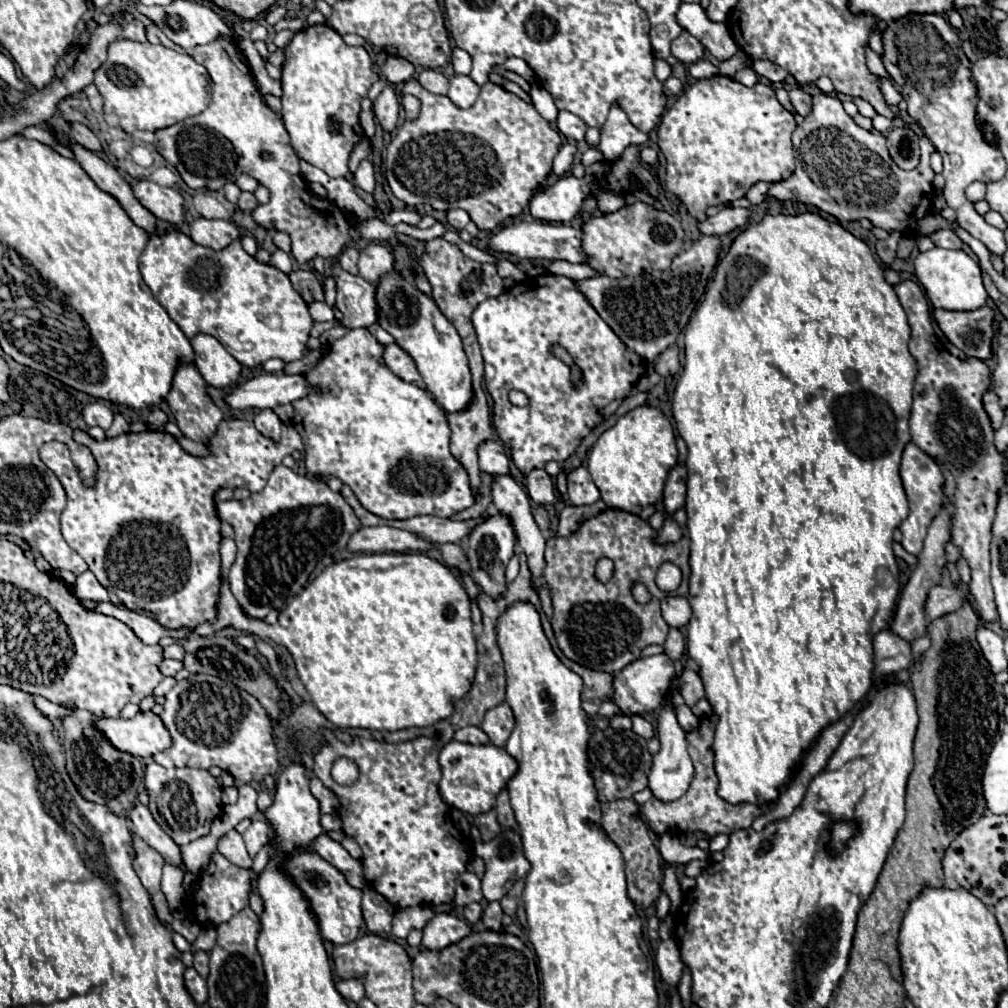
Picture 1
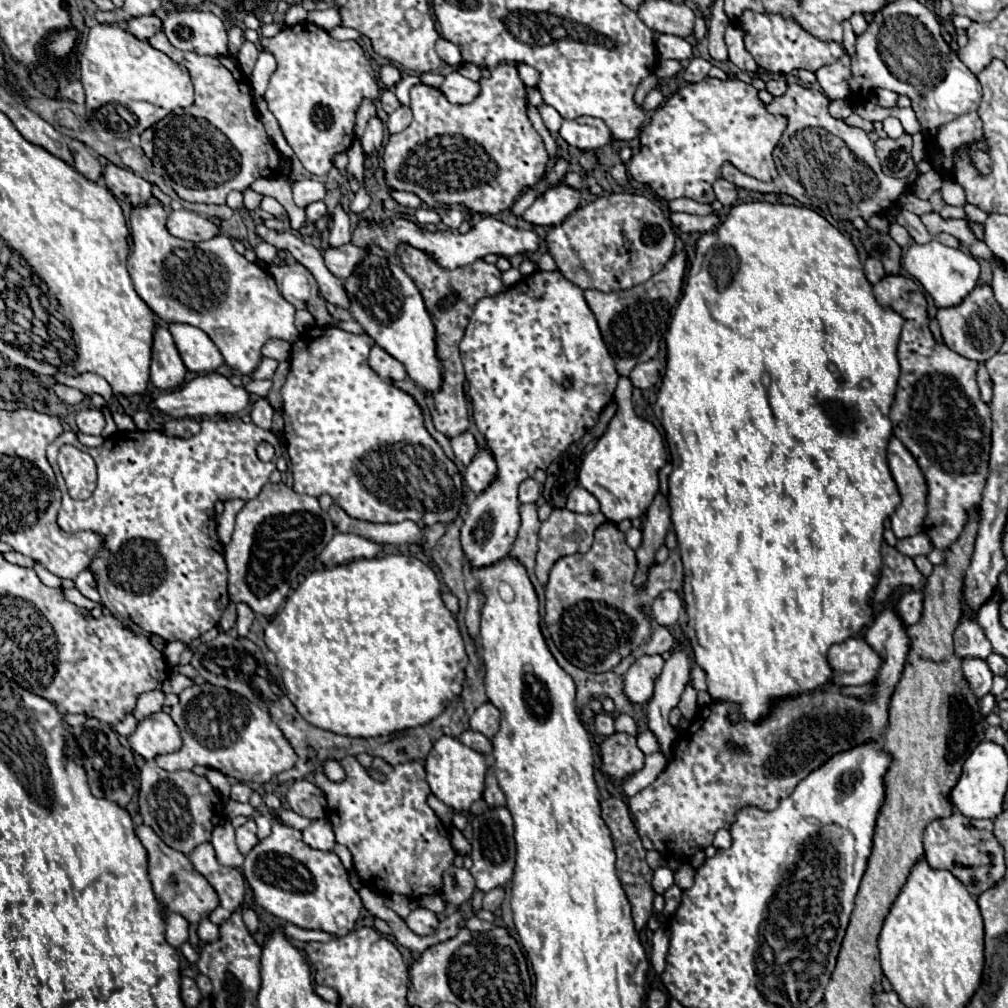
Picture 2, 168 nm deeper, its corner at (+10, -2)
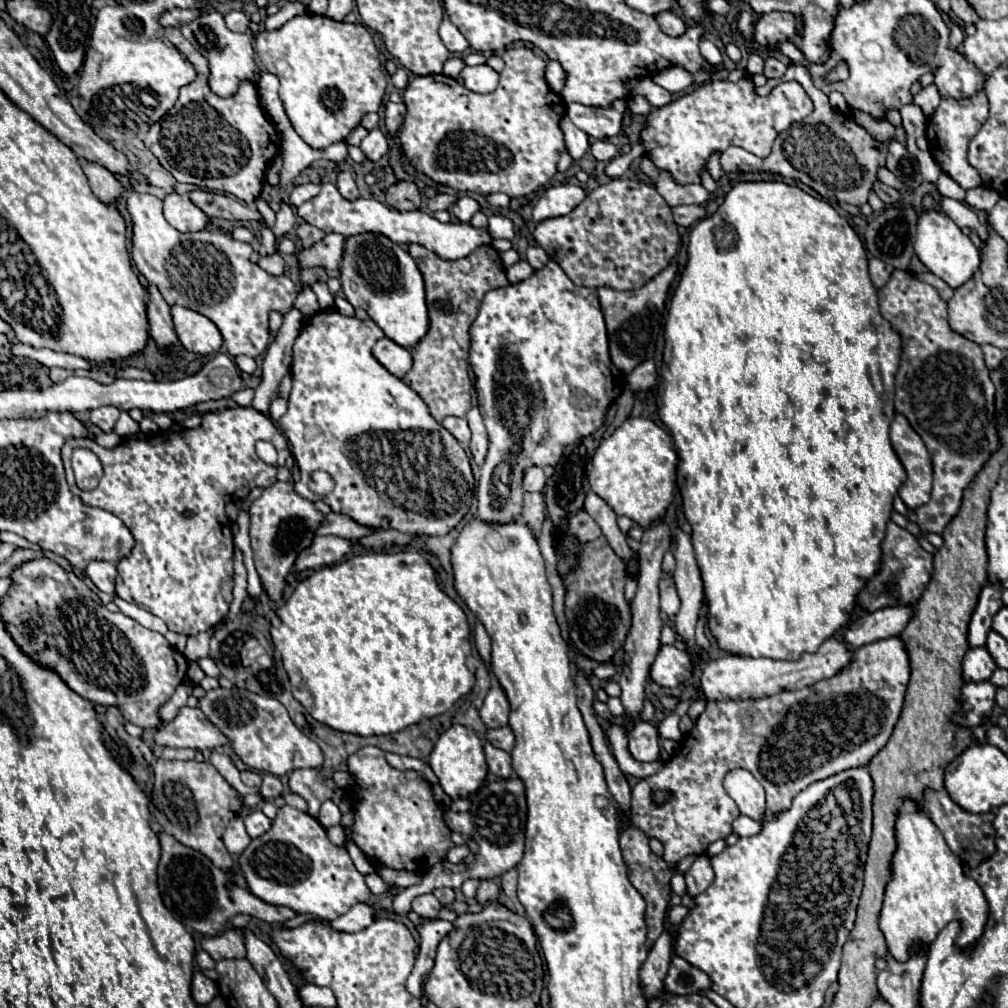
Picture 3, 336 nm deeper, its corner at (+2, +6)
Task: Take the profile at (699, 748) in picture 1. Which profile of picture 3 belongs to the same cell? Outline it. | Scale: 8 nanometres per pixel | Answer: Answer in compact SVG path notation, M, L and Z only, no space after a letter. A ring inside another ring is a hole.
M891 636L861 646L859 650L855 650L851 662L845 668L841 668L833 678L821 680L803 690L793 690L793 692L785 690L775 696L759 700L707 702L693 730L685 736L681 750L675 756L671 756L657 774L643 778L633 788L631 824L641 832L645 832L647 836L655 836L663 842L665 846L663 860L671 870L675 870L677 864L689 854L705 854L711 842L733 834L737 806L723 788L723 776L735 768L745 768L749 772L755 772L755 778L763 784L767 794L765 820L775 820L783 810L791 806L793 798L809 784L825 780L849 768L865 766L887 744L903 708L907 682L909 682L909 658L905 646L903 642L899 642L897 636ZM653 790L669 790L673 792L673 798L665 806L655 806L651 804Z

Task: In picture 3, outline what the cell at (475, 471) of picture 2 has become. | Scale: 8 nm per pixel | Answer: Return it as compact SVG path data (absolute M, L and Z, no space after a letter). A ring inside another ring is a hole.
M471 406L469 412L465 414L467 422L469 422L469 428L471 428L471 454L473 454L473 460L477 464L483 464L483 458L487 454L487 432L485 432L485 424L483 424L483 418L479 414L479 408L477 406Z

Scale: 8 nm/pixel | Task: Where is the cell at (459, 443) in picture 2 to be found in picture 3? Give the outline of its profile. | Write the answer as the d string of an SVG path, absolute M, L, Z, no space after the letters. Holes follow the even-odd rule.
M447 416L447 418L443 418L443 422L441 422L459 442L461 442L461 446L463 448L467 448L467 444L469 444L469 438L471 438L471 430L469 430L469 426L467 426L467 420L465 418L457 418L457 416Z

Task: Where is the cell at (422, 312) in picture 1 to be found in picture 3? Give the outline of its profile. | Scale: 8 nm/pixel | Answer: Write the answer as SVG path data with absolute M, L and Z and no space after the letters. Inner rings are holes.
M375 232L347 236L343 244L339 280L345 298L355 308L363 308L393 342L411 348L427 332L429 316L425 306L423 276L409 252L391 242L387 236Z

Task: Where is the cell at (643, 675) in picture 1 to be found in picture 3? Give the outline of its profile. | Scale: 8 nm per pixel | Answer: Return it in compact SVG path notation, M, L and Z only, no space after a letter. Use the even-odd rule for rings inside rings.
M661 646L651 666L651 680L655 680L663 688L675 688L691 680L693 668L695 656L691 652L679 650L675 646Z

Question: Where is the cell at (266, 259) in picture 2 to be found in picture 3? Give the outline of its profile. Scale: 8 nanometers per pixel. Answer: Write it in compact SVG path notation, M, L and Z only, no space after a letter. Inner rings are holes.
M281 202L281 210L277 212L277 222L275 222L275 228L273 228L275 234L277 234L277 238L281 238L289 230L293 230L295 228L295 220L297 220L297 216L295 216L293 208L289 204Z

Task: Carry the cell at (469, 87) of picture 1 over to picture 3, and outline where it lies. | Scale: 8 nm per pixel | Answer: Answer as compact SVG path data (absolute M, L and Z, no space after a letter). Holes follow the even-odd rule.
M481 64L481 66L465 66L461 70L457 82L463 84L471 92L487 94L487 92L493 92L497 88L499 74L493 68L489 68L487 64Z

